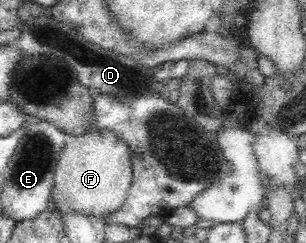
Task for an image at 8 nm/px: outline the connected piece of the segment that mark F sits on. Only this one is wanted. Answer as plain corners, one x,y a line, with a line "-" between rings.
98,130
81,135
66,134
64,143
53,177
54,207
62,213
73,211
106,220
122,207
131,187
133,169
128,146
111,132

